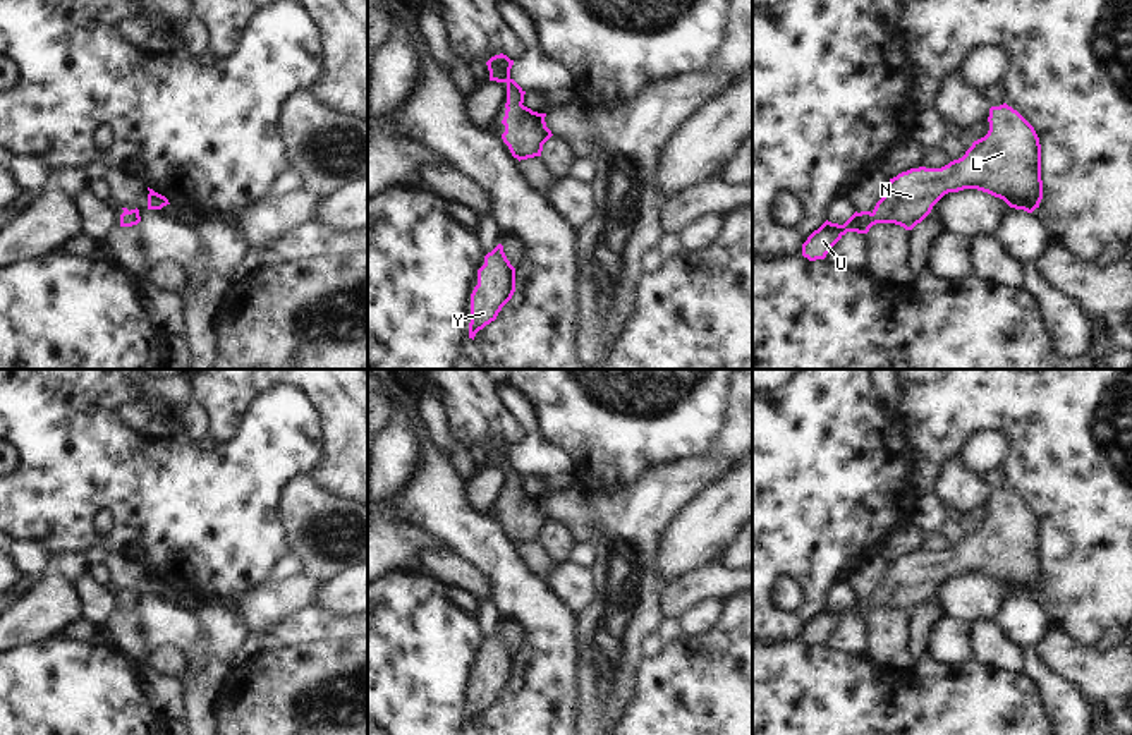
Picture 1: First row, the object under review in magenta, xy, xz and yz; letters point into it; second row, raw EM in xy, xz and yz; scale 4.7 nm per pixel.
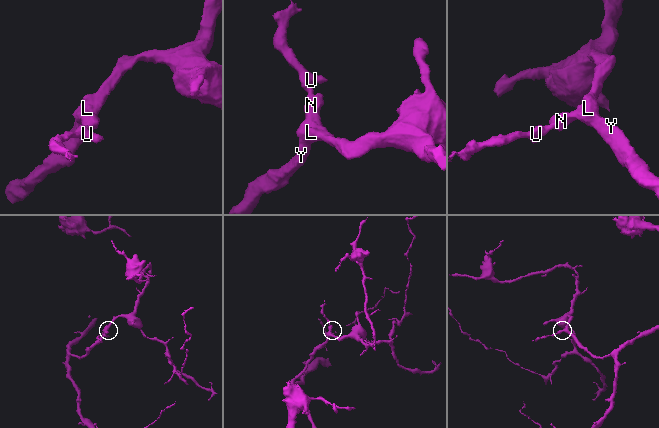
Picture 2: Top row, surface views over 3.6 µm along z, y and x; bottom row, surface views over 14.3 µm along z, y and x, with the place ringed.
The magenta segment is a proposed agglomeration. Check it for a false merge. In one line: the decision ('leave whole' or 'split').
leave whole

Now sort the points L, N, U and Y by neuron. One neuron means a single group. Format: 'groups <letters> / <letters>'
groups L N U Y

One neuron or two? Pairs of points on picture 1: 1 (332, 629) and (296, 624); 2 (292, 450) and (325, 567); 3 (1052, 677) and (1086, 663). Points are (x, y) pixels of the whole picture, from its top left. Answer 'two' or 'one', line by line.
1: one
2: two
3: two

